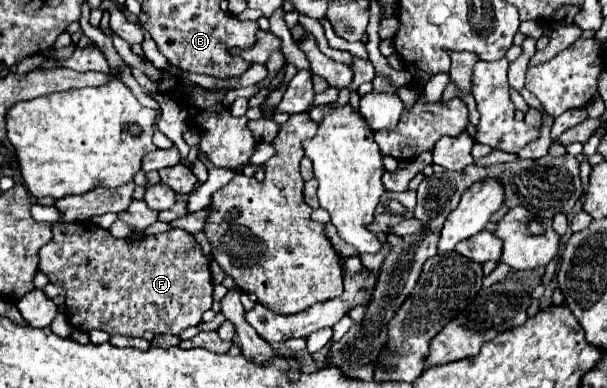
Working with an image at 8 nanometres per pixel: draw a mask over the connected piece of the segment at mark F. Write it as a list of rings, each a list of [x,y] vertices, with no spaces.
[[[77,221],[71,225],[55,223],[53,239],[43,245],[39,255],[39,269],[51,283],[59,283],[67,289],[67,311],[73,319],[71,325],[79,331],[99,329],[109,335],[119,333],[151,341],[155,335],[179,335],[183,329],[199,325],[201,315],[213,305],[209,257],[201,251],[195,237],[183,229],[169,229],[165,233],[129,243],[125,239],[115,239],[107,229],[101,229],[93,221]]]

